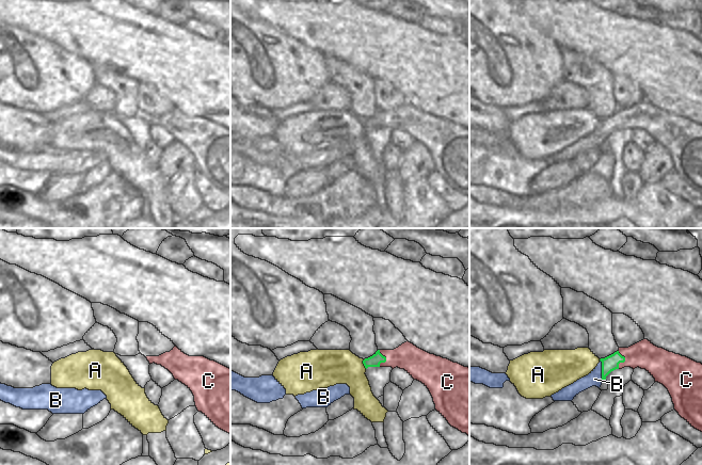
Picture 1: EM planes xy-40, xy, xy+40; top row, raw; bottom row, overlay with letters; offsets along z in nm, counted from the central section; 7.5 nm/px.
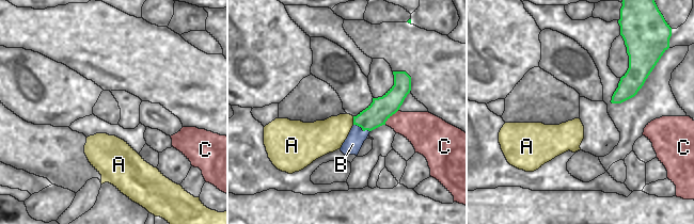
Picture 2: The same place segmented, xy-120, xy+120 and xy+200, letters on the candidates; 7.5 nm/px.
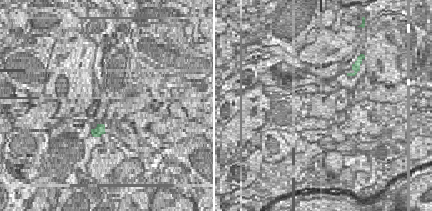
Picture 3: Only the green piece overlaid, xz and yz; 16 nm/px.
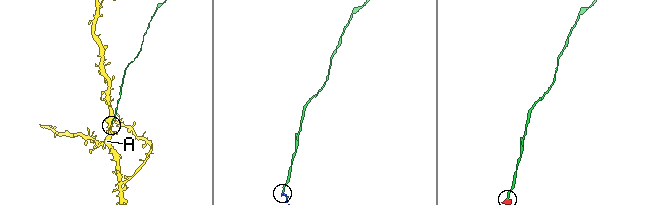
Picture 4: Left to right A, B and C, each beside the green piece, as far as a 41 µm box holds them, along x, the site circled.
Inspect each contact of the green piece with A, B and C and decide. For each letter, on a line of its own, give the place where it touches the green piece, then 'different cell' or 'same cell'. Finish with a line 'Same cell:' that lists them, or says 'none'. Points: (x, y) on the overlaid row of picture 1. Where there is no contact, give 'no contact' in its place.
A: xy (363, 363) | different cell
B: xy+40 (602, 370) | different cell
C: xy+40 (624, 361) | different cell
Same cell: none

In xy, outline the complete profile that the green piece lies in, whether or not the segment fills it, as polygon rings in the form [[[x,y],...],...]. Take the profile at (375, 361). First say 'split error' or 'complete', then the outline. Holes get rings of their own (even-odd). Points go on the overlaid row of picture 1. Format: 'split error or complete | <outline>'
complete | [[[378,350],[372,356],[365,358],[363,364],[367,369],[368,367],[380,367],[380,364],[385,362],[386,357],[380,353],[380,350]]]

